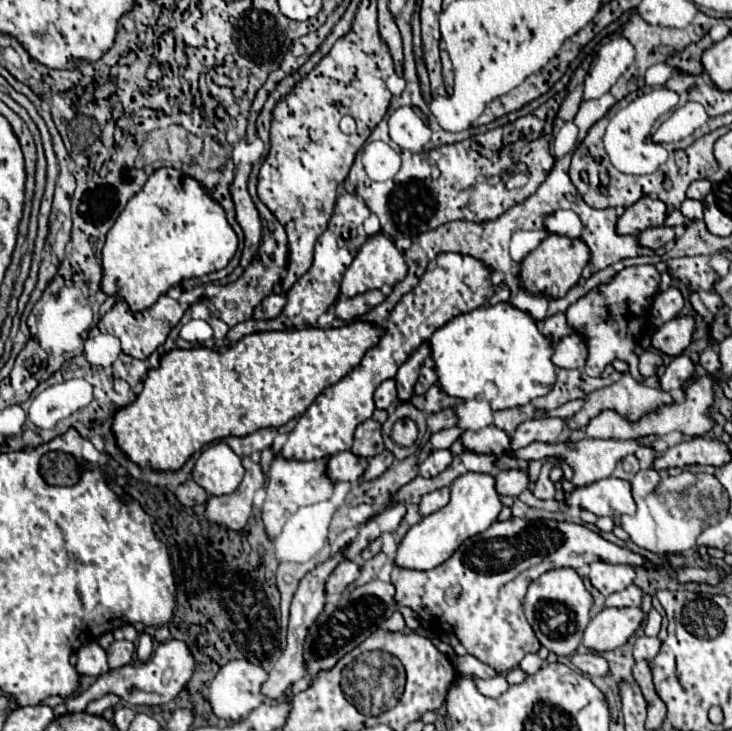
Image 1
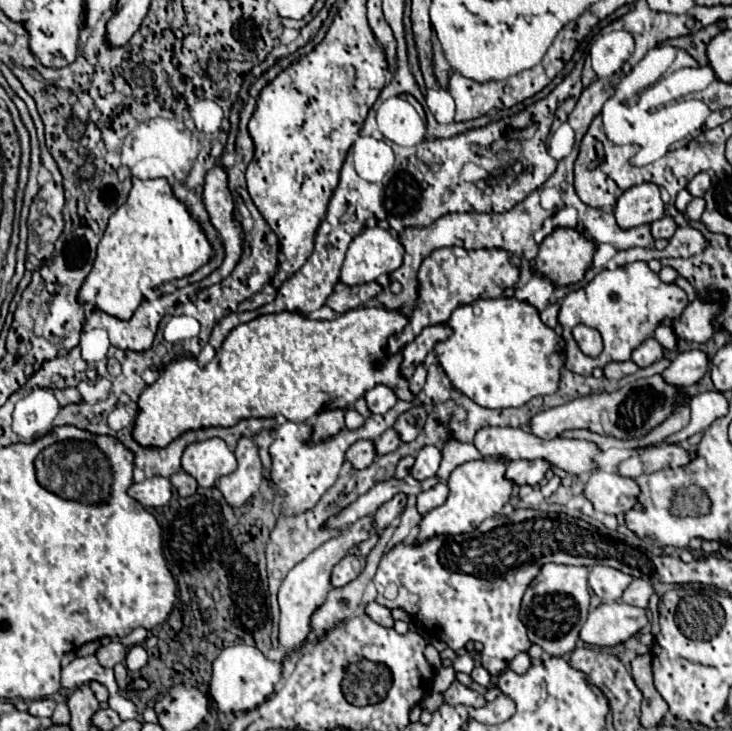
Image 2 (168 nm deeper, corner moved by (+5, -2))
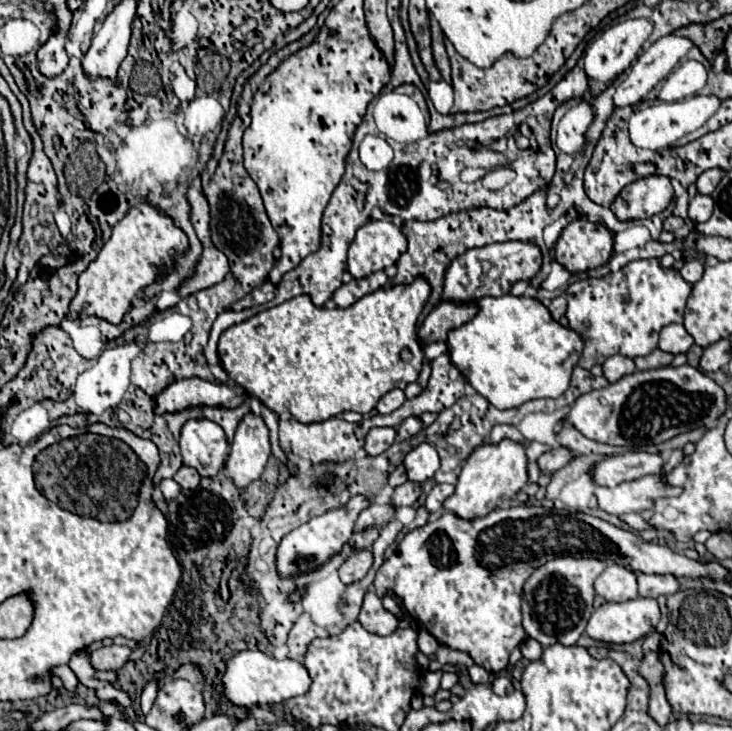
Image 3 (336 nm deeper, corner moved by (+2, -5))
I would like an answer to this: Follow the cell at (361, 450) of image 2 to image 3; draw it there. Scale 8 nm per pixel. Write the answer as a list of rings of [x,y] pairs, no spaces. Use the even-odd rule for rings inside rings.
[[[373,427],[365,437],[365,451],[369,455],[379,455],[395,443],[397,431],[393,427]]]

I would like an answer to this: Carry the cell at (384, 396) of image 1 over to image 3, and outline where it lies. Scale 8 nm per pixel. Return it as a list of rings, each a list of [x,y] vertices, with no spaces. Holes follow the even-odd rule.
[[[391,389],[389,393],[385,393],[379,403],[377,403],[377,411],[379,413],[393,413],[397,407],[401,407],[405,401],[405,393],[401,389]]]

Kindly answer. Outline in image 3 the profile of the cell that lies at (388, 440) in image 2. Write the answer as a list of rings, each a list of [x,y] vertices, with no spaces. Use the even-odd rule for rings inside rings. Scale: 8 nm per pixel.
[[[409,417],[409,419],[405,419],[405,421],[399,425],[399,429],[397,429],[397,439],[405,441],[405,439],[417,435],[421,429],[423,429],[423,421],[421,421],[419,417]]]

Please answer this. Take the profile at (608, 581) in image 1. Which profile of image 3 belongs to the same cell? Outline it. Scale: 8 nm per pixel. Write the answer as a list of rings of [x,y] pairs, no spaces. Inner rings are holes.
[[[611,565],[607,567],[595,581],[597,595],[605,597],[607,601],[629,601],[637,599],[637,577],[627,567]]]

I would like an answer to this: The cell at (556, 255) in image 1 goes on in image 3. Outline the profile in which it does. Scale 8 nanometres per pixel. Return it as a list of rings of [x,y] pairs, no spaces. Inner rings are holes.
[[[585,217],[571,221],[555,245],[555,261],[571,273],[603,267],[613,253],[613,233]]]

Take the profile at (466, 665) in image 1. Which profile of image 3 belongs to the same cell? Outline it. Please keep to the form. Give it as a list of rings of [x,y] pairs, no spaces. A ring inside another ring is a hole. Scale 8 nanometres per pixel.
[[[471,665],[467,671],[469,671],[469,679],[471,679],[473,683],[483,683],[483,685],[489,685],[489,683],[491,683],[491,675],[489,675],[483,667]]]

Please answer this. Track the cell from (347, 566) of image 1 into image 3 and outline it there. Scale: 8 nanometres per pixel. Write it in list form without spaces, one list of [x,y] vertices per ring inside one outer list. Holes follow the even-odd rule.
[[[359,549],[339,567],[339,577],[347,585],[361,581],[371,569],[371,565],[373,565],[373,553],[369,549]]]

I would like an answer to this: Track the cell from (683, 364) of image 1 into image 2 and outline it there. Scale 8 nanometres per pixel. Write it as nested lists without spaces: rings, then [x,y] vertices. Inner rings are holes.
[[[688,350],[688,352],[680,352],[670,362],[670,366],[662,372],[662,378],[670,386],[688,388],[688,386],[696,384],[704,376],[706,370],[708,370],[706,354],[700,350]]]

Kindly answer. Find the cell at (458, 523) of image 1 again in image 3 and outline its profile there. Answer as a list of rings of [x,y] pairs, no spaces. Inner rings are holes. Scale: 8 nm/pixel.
[[[503,439],[501,443],[483,443],[465,461],[455,485],[455,493],[443,503],[443,507],[461,519],[485,517],[489,511],[501,507],[505,499],[513,499],[527,479],[527,455],[521,443],[511,439]]]

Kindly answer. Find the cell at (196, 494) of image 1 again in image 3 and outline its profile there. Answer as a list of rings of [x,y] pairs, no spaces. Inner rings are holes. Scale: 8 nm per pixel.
[[[183,465],[183,467],[173,475],[173,479],[175,479],[183,489],[197,489],[197,487],[199,487],[199,481],[201,481],[201,475],[197,473],[197,469]]]

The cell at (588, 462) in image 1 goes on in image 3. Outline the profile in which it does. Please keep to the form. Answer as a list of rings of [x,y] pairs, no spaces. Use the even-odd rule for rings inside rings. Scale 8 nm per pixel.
[[[495,425],[491,435],[489,435],[489,441],[491,443],[499,443],[501,439],[513,439],[513,441],[519,441],[519,443],[525,443],[523,435],[513,427],[513,425]]]

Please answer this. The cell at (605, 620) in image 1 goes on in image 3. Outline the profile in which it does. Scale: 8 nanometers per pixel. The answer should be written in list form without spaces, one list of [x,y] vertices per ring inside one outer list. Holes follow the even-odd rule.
[[[655,599],[603,603],[587,623],[587,635],[605,643],[633,643],[651,633],[661,619]]]

